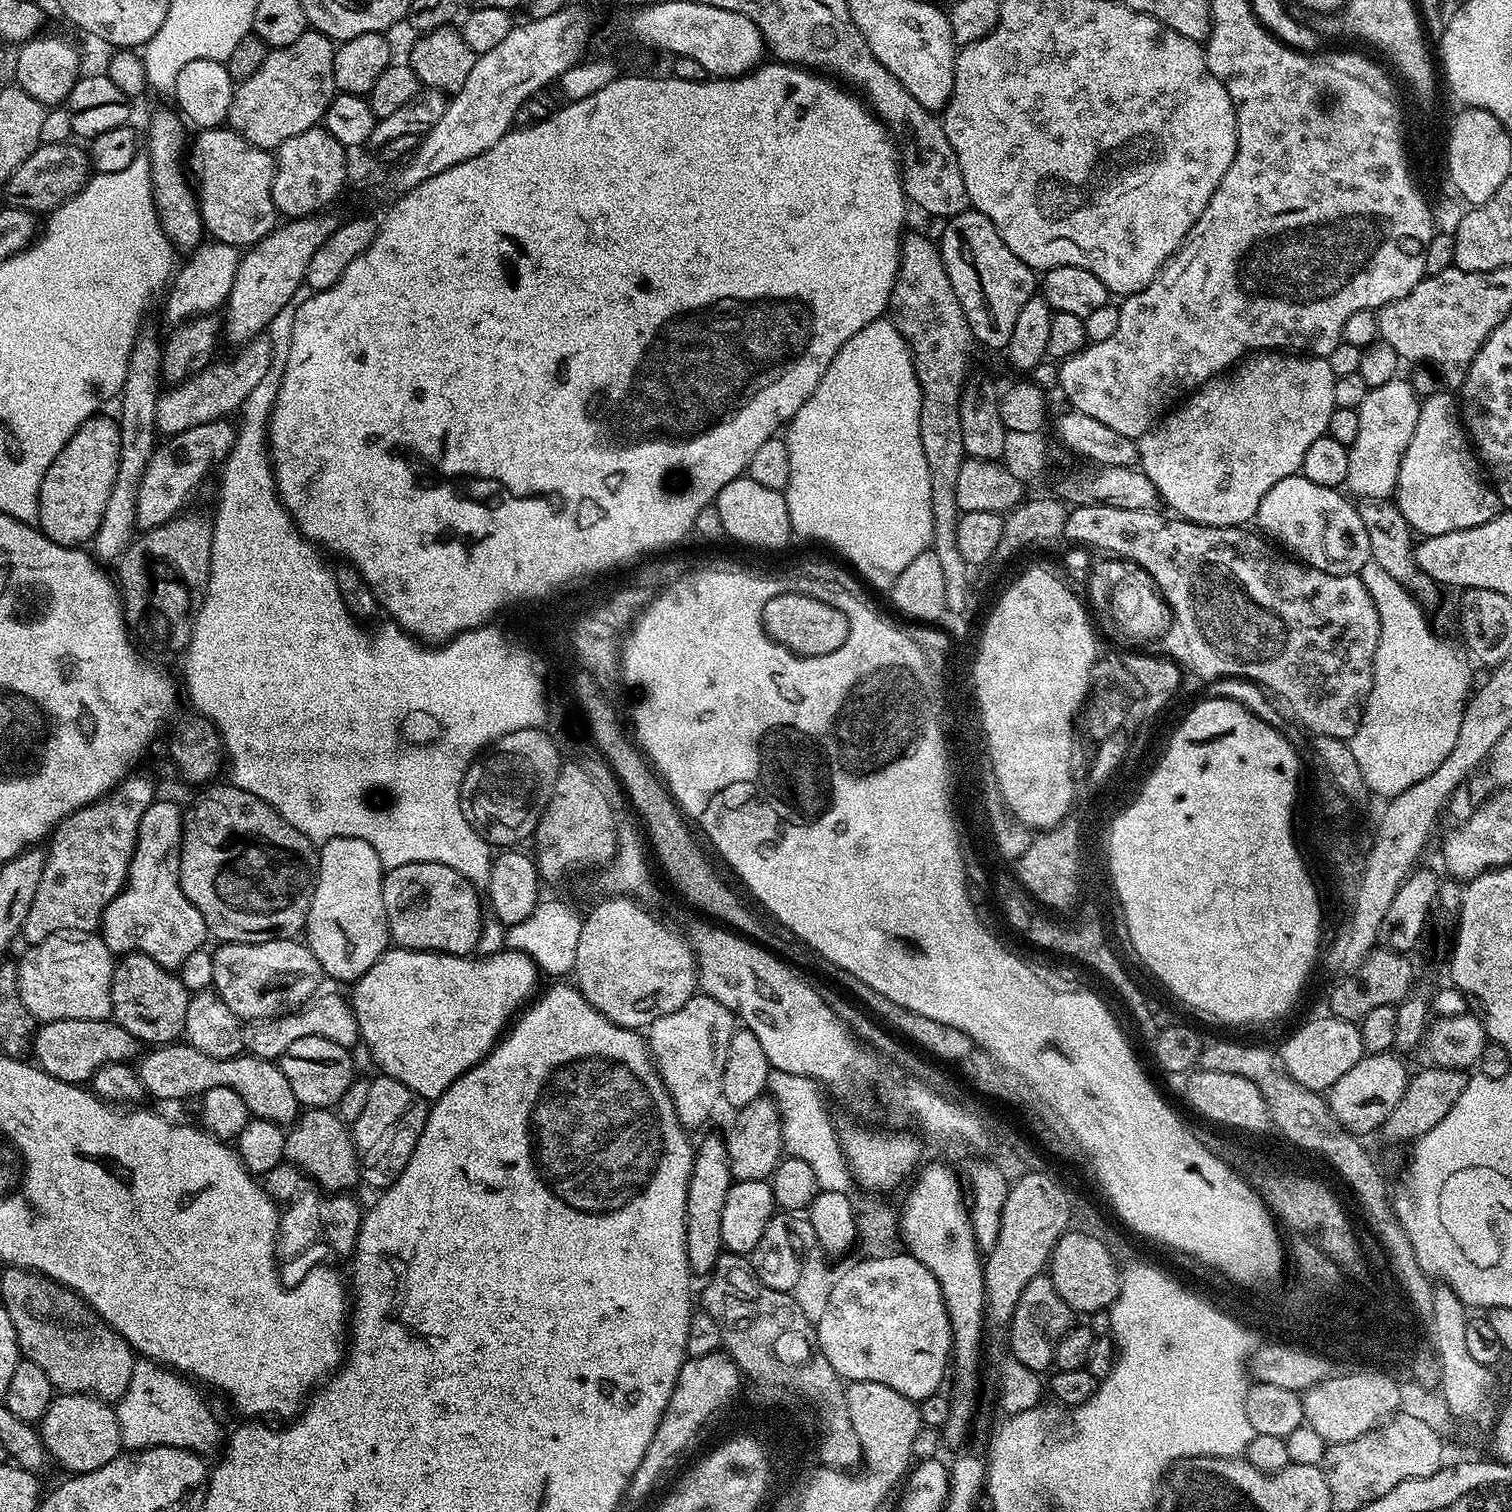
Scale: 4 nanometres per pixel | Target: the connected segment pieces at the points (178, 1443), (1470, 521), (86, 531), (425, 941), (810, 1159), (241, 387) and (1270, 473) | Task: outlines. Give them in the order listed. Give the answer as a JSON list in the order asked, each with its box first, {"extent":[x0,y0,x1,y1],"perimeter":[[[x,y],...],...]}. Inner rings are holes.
[{"extent":[115,1358,226,1454],"perimeter":[[[147,1358],[137,1359],[134,1374],[130,1374],[130,1386],[115,1405],[121,1445],[128,1450],[174,1446],[201,1454],[209,1454],[219,1444],[221,1447],[226,1432],[220,1429],[215,1414],[204,1405],[199,1391],[195,1383],[171,1368]]]},{"extent":[1394,390,1502,537],"perimeter":[[[1441,390],[1423,397],[1414,438],[1410,438],[1398,470],[1394,503],[1413,533],[1421,537],[1482,526],[1482,522],[1490,522],[1502,511],[1500,498],[1482,471],[1462,423],[1457,397],[1451,391]]]},{"extent":[38,414,120,548],"perimeter":[[[105,414],[91,416],[62,446],[58,458],[50,462],[50,470],[46,470],[46,478],[42,478],[38,510],[40,519],[38,527],[46,538],[58,542],[67,548],[78,548],[87,545],[96,535],[98,526],[102,522],[102,514],[106,514],[106,502],[110,502],[110,490],[114,486],[114,478],[118,474],[120,461],[120,425]]]},{"extent":[382,862,486,956],"perimeter":[[[410,862],[406,866],[389,868],[384,873],[382,902],[386,906],[388,934],[393,945],[410,948],[414,952],[445,952],[451,956],[466,956],[476,952],[478,938],[484,933],[486,917],[482,896],[477,885],[471,884],[458,870],[442,866],[442,862]]]},{"extent":[767,1070,854,1192],"perimeter":[[[772,1070],[768,1073],[767,1091],[780,1112],[785,1153],[794,1158],[802,1158],[802,1162],[807,1162],[814,1169],[820,1191],[848,1192],[854,1184],[852,1172],[840,1149],[837,1125],[832,1125],[832,1120],[824,1109],[824,1100],[820,1097],[821,1085],[815,1080],[807,1080],[804,1076]]]},{"extent":[156,334,272,437],"perimeter":[[[267,334],[253,337],[239,349],[233,360],[225,364],[213,362],[183,384],[169,387],[156,403],[156,426],[165,437],[177,436],[194,426],[202,426],[211,420],[231,417],[258,386],[258,382],[270,370],[272,343]]]},{"extent":[1139,350,1337,528],"perimeter":[[[1260,350],[1245,355],[1223,374],[1201,384],[1139,437],[1139,467],[1146,478],[1154,482],[1161,501],[1169,504],[1179,519],[1210,528],[1247,525],[1255,521],[1266,490],[1282,482],[1282,478],[1297,475],[1306,450],[1327,433],[1330,414],[1337,408],[1334,402],[1336,377],[1334,370],[1330,370],[1330,362],[1322,356],[1289,354],[1284,350]]]}]

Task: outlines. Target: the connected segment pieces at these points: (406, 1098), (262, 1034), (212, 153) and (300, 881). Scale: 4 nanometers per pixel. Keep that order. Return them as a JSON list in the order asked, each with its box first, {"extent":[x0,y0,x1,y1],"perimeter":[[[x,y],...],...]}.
[{"extent":[351,1074,430,1190],"perimeter":[[[380,1074],[369,1083],[369,1096],[362,1114],[351,1125],[352,1143],[356,1146],[356,1157],[360,1159],[360,1179],[366,1185],[383,1190],[390,1187],[402,1174],[406,1162],[414,1154],[414,1146],[426,1126],[430,1107],[414,1090],[402,1086],[394,1078]]]},{"extent":[246,990,361,1061],"perimeter":[[[324,990],[311,996],[298,1009],[284,1012],[280,1016],[271,1016],[269,1020],[249,1023],[246,1028],[247,1051],[263,1060],[279,1061],[282,1053],[290,1046],[290,1042],[298,1042],[298,1038],[330,1038],[330,1042],[338,1042],[338,1046],[349,1050],[355,1049],[355,1044],[359,1045],[361,1039],[349,997]]]},{"extent":[190,128,278,246],"perimeter":[[[205,128],[195,133],[196,141],[191,141],[190,172],[194,177],[194,188],[200,201],[200,216],[204,219],[207,235],[213,241],[220,241],[235,246],[251,246],[270,235],[277,227],[278,213],[272,197],[272,179],[276,173],[276,161],[273,153],[267,148],[259,148],[246,138],[242,138],[232,128]]]},{"extent":[180,782,320,944],"perimeter":[[[230,782],[205,787],[200,797],[184,812],[184,837],[180,851],[182,894],[198,906],[213,941],[225,944],[257,944],[296,938],[305,931],[316,875],[320,873],[317,845],[262,798]]]}]

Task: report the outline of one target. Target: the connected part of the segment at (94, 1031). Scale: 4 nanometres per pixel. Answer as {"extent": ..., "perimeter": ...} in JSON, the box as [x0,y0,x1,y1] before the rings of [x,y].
{"extent":[31,1018,141,1085],"perimeter":[[[66,1018],[41,1023],[32,1038],[31,1055],[38,1067],[67,1084],[83,1085],[91,1081],[95,1072],[108,1063],[128,1064],[141,1055],[141,1041],[134,1038],[121,1024],[107,1020]]]}

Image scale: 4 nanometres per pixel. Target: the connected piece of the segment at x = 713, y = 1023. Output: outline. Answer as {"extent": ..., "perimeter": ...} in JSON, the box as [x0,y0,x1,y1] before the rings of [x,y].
{"extent":[648,994,738,1128],"perimeter":[[[703,994],[692,996],[674,1014],[666,1014],[648,1025],[648,1051],[685,1128],[702,1127],[711,1118],[716,1103],[721,1103],[722,1072],[726,1070],[730,1038],[737,1030],[738,1021],[732,1012],[722,1002],[714,1002],[714,998]]]}

